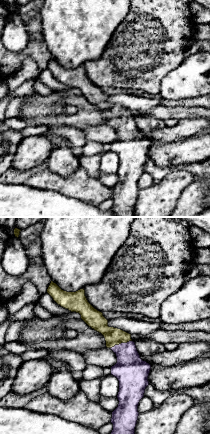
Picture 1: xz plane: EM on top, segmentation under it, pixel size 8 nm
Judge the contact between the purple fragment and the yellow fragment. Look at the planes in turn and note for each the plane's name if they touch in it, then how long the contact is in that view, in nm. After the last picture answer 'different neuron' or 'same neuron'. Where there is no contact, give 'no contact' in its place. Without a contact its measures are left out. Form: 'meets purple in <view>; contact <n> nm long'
meets purple in xz; contact 190 nm long

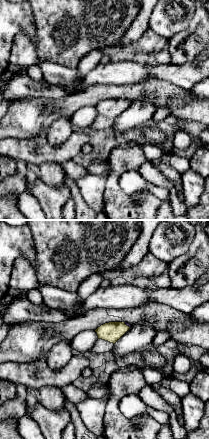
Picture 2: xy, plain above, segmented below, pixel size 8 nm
meets purple in xy; contact 60 nm long

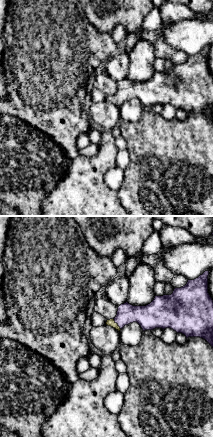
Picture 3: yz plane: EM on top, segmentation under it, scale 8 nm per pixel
meets purple in yz; contact 110 nm long

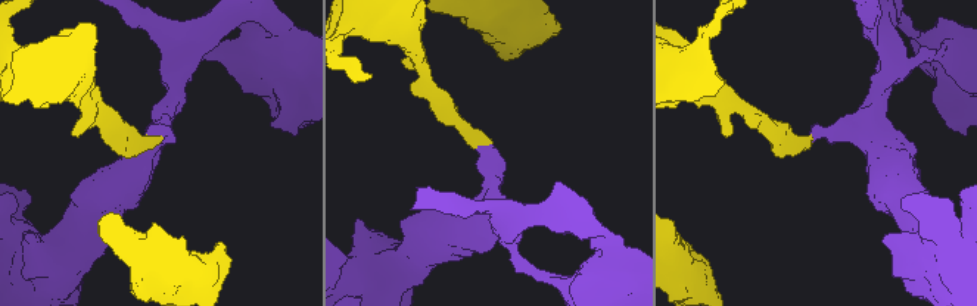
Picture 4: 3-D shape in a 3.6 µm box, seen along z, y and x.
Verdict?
same neuron

